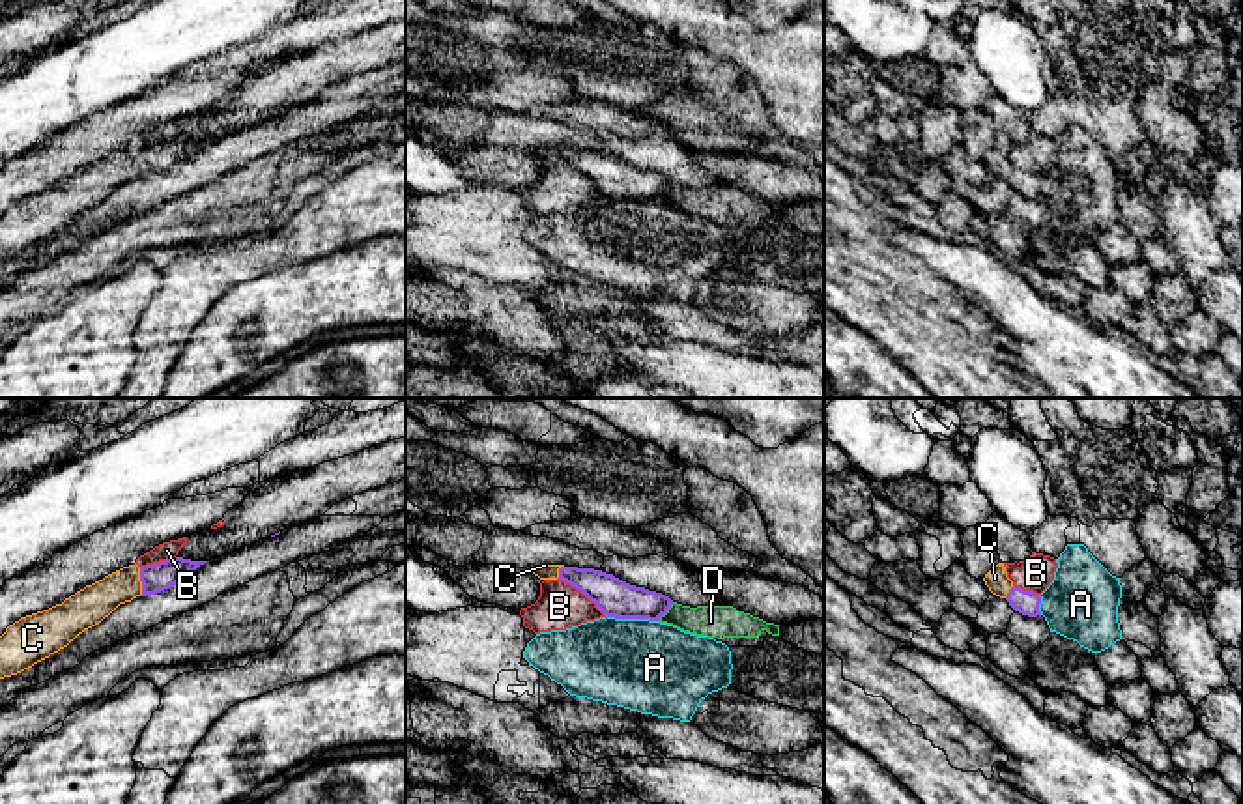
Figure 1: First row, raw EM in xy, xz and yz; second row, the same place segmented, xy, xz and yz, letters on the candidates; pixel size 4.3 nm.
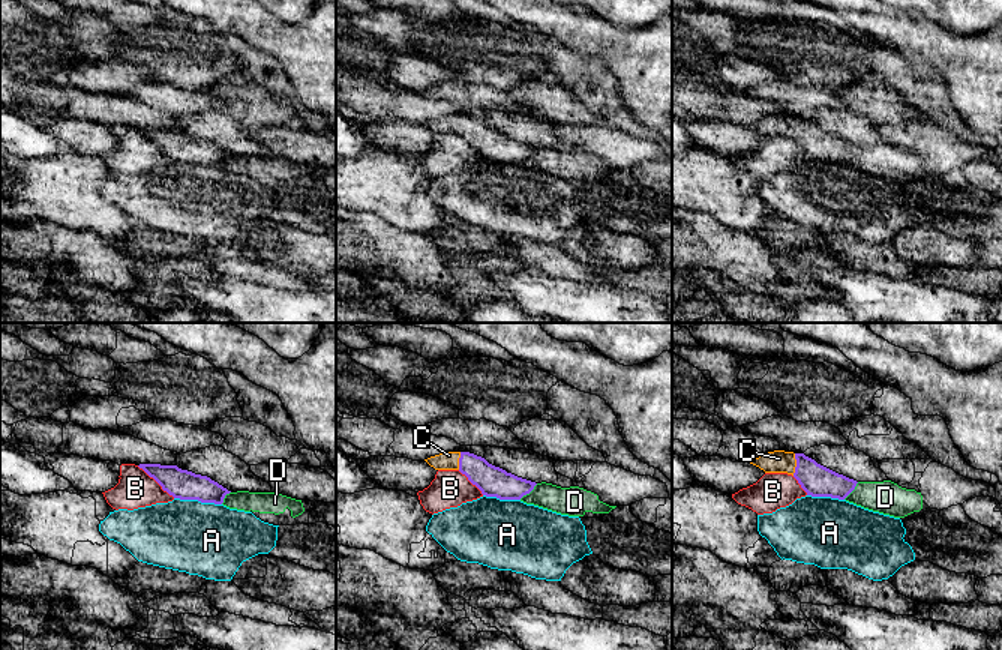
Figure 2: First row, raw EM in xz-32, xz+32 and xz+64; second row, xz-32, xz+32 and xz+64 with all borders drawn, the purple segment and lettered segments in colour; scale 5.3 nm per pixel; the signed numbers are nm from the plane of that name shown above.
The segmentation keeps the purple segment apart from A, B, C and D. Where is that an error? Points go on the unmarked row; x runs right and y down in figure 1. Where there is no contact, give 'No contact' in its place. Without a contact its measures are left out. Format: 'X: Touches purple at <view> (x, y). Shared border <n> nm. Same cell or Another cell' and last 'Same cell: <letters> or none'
A: Touches purple at xz (632, 199). Shared border 240 nm. Another cell
B: Touches purple at xz (582, 172). Shared border 260 nm. Another cell
C: Touches purple at xy (141, 161). Shared border 130 nm. Same cell
D: Touches purple at xz (666, 193). Shared border 100 nm. Another cell
Same cell: C

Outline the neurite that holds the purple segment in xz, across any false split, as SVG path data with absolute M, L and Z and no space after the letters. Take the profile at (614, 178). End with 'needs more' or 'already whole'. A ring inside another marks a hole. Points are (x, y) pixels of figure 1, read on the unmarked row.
M544 146L529 150L540 161L563 161L581 172L596 189L615 200L649 200L660 202L673 181L662 174L630 166L613 155L594 150L578 150L564 146Z; needs more

